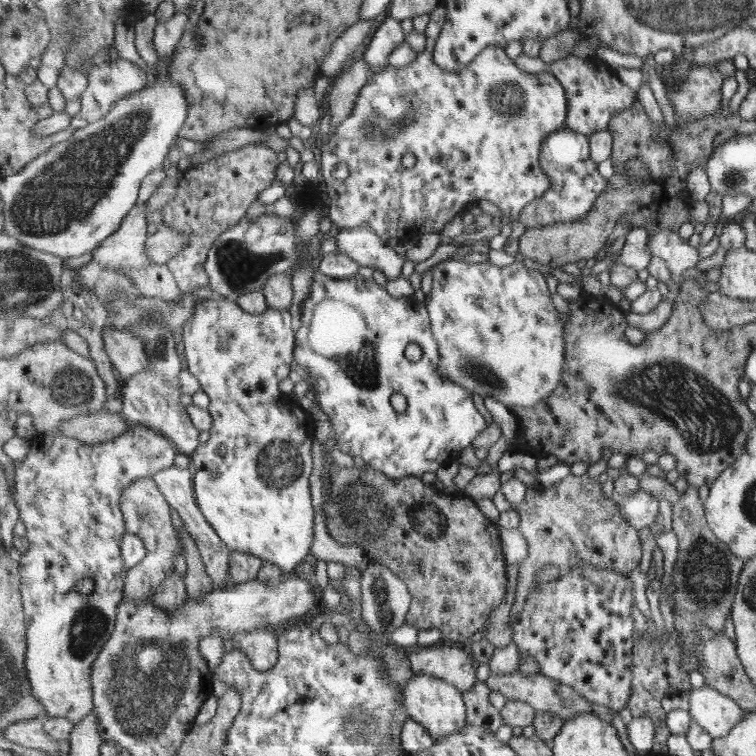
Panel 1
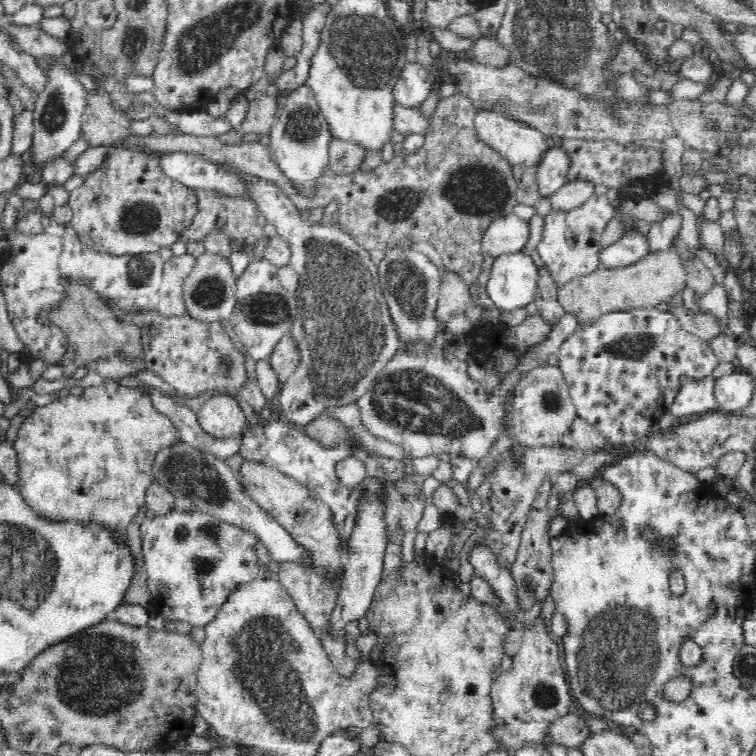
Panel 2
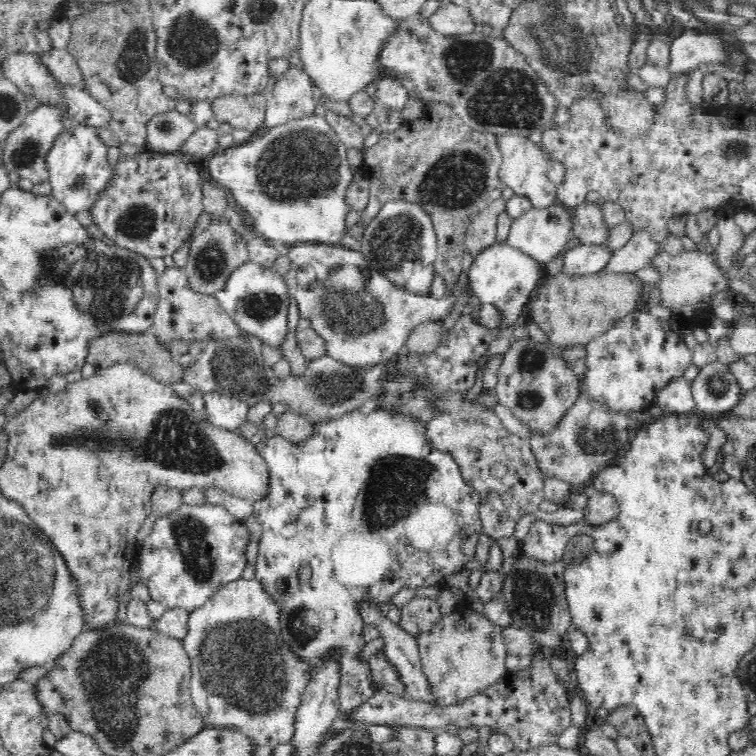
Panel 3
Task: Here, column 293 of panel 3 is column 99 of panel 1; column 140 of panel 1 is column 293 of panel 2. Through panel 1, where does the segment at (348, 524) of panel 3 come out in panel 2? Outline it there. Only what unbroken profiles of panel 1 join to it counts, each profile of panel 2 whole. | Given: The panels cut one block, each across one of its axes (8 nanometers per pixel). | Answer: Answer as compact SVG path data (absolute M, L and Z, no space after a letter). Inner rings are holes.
M270 420L264 425L245 425L241 438L241 447L238 452L240 456L266 462L285 476L292 477L293 480L306 487L312 497L328 506L332 513L333 528L339 536L337 548L346 559L350 555L350 536L358 520L360 500L367 492L357 487L348 490L349 488L344 487L335 473L336 463L351 454L351 447L342 441L325 446L308 438L299 426L283 420Z

